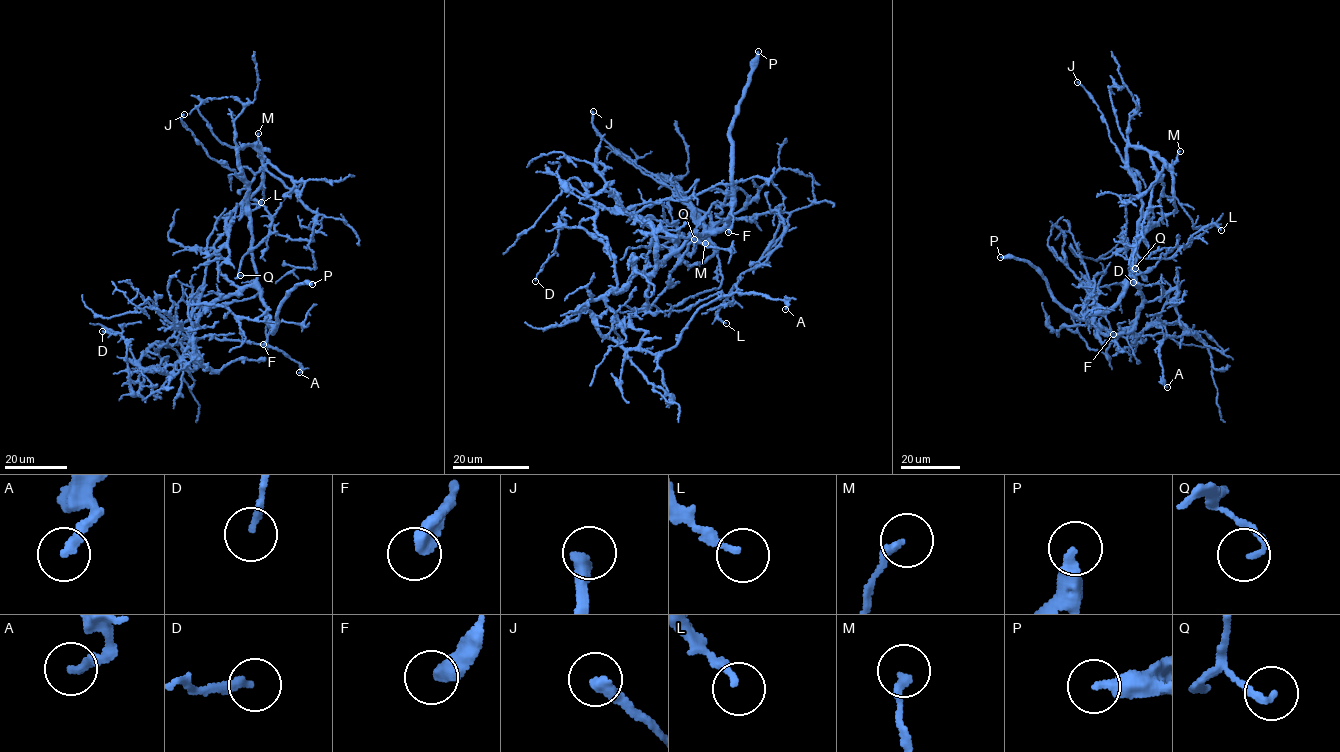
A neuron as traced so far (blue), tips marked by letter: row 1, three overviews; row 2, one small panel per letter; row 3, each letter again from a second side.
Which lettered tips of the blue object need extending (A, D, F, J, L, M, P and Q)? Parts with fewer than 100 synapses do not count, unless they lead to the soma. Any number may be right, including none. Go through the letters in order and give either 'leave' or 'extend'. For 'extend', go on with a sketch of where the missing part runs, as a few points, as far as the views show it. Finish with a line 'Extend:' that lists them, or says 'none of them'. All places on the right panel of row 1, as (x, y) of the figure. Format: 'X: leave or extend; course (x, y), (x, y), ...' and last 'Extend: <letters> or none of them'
A: leave
D: leave
F: leave
J: leave
L: leave
M: leave
P: extend; course (1000, 257), (987, 259), (983, 240), (972, 234), (959, 241)
Q: leave
Extend: P

